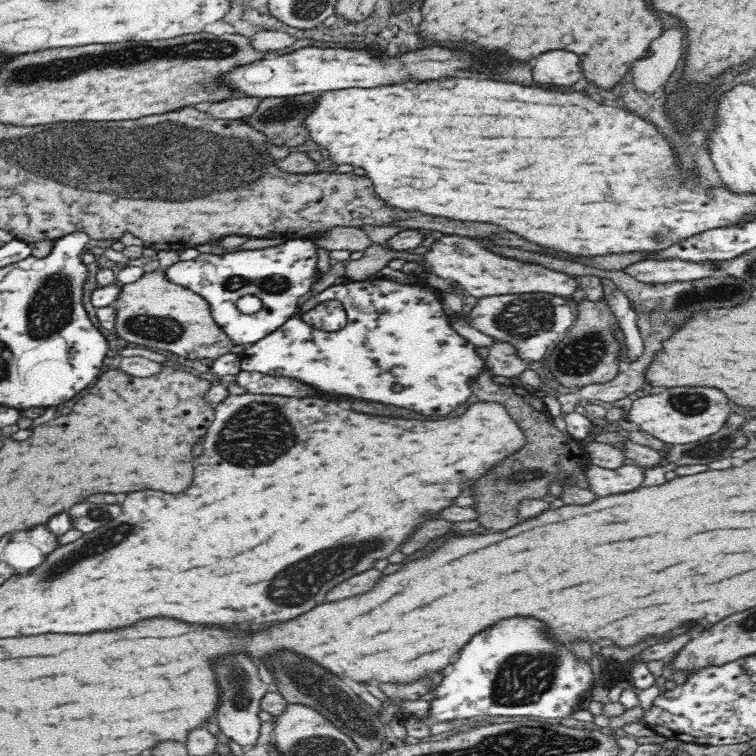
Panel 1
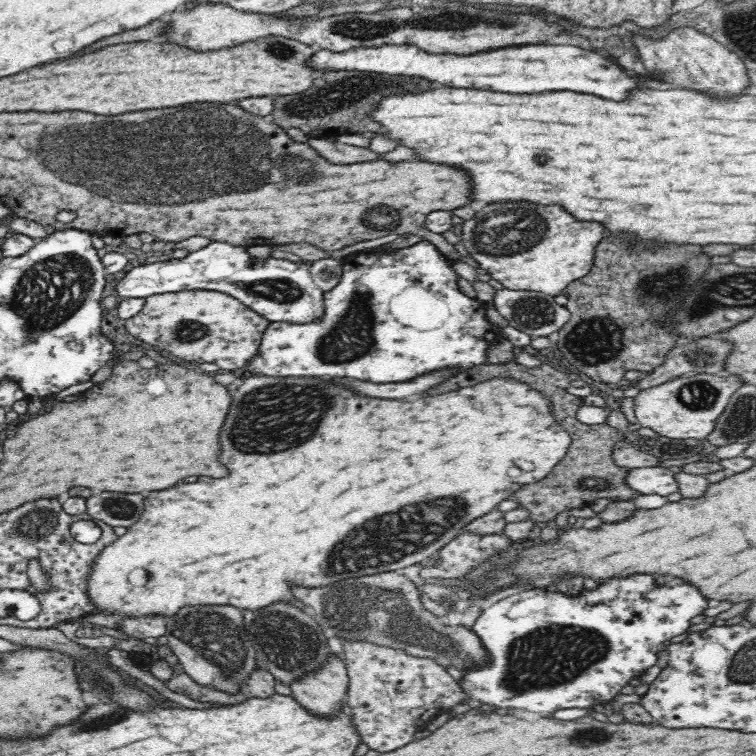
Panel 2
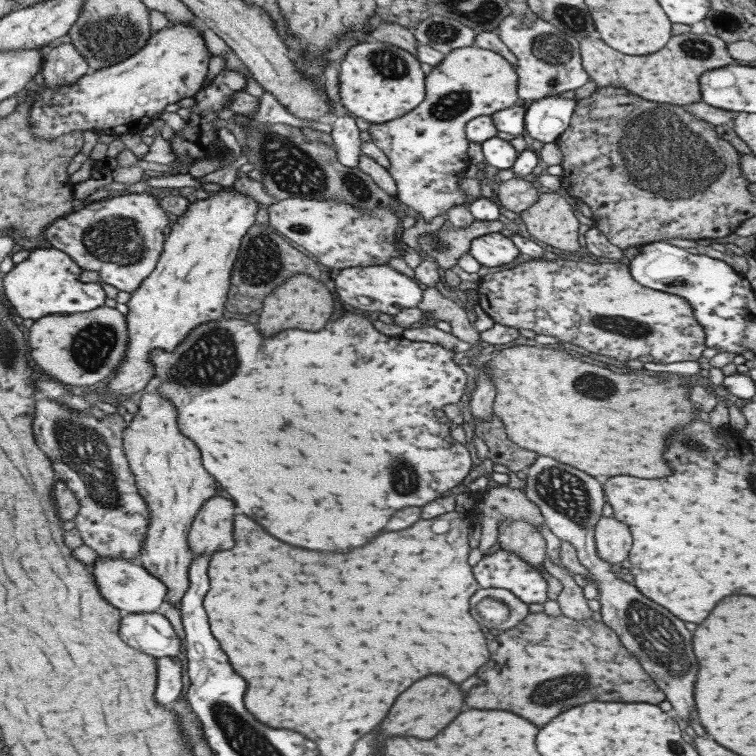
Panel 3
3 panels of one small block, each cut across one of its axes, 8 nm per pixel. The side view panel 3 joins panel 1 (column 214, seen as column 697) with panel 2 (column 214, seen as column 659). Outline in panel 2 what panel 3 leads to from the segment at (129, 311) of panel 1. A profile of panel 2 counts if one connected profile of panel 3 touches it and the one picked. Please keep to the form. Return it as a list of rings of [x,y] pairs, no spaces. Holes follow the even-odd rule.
[[[184,290],[180,293],[153,294],[143,299],[142,308],[130,318],[125,319],[126,330],[138,340],[166,350],[189,364],[217,364],[223,372],[237,373],[257,352],[263,332],[270,324],[262,316],[244,306],[228,294],[208,290]]]

